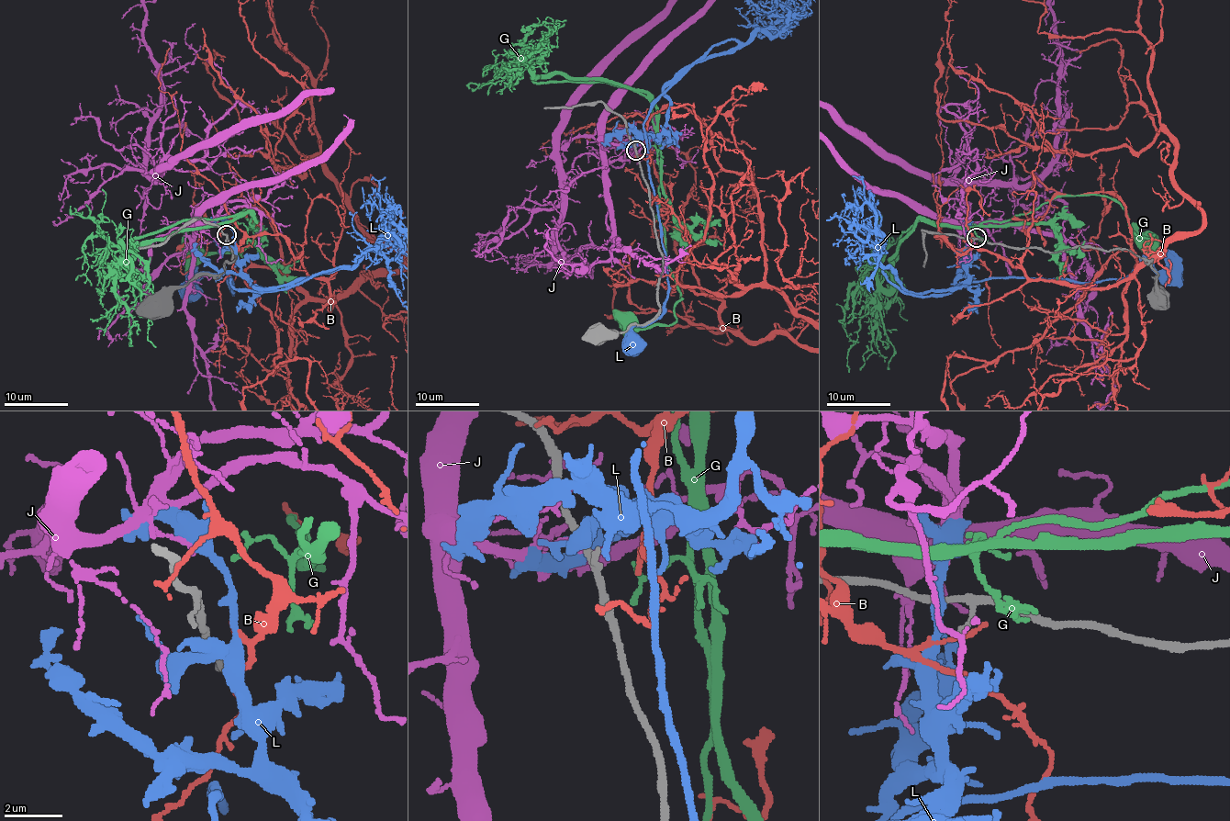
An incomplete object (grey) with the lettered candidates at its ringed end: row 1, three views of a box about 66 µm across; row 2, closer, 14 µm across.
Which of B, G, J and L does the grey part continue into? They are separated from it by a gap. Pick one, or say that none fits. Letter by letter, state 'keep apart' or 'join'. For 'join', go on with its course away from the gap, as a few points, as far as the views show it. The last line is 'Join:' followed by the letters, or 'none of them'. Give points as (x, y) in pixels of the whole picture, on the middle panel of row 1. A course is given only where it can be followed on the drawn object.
B: keep apart
G: keep apart
J: keep apart
L: keep apart
Join: none of them

